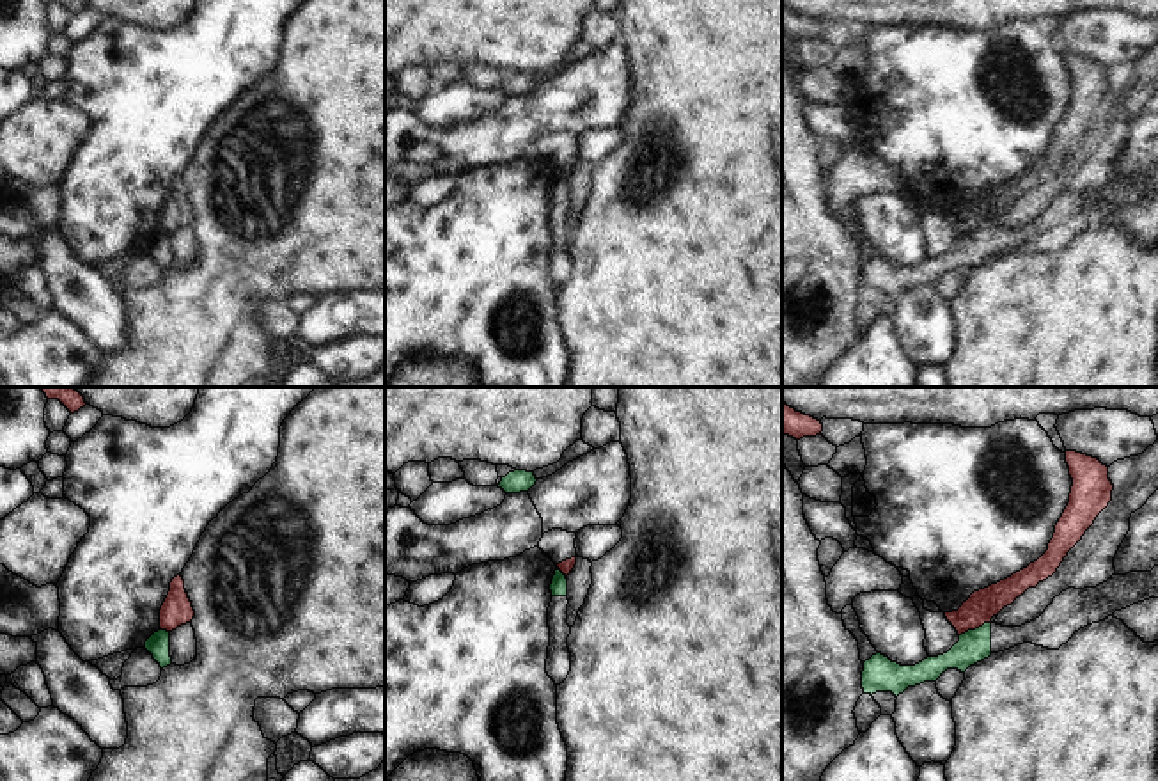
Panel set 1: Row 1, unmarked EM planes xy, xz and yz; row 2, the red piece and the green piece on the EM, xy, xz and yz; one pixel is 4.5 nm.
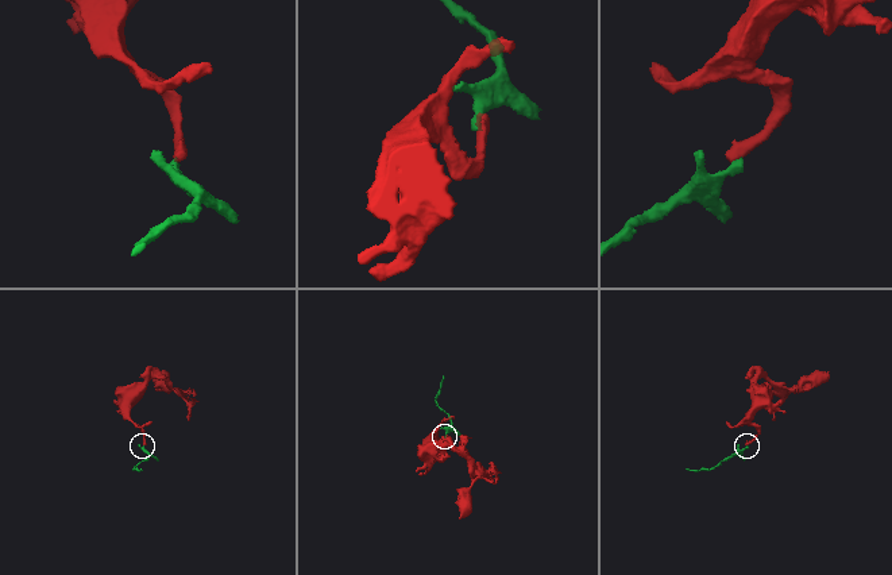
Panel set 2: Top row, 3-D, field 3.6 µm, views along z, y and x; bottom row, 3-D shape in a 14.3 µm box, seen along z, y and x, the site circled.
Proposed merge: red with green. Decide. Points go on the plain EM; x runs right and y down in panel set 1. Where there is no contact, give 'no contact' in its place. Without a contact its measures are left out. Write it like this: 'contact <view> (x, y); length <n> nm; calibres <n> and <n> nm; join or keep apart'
contact yz (974, 231); length 150 nm; calibres 140 and 140 nm; keep apart

